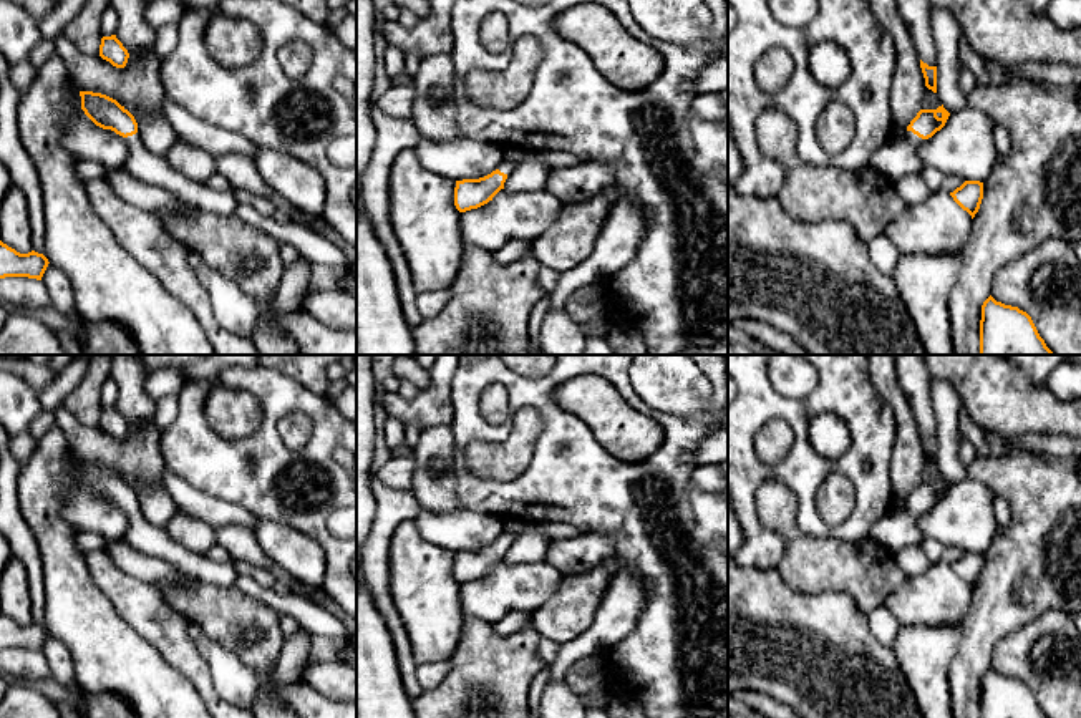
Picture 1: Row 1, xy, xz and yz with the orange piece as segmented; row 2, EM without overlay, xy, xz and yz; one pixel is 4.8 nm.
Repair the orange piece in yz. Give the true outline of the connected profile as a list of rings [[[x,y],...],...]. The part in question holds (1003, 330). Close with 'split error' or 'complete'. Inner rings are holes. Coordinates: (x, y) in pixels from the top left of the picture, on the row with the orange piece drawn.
[[[990,295],[982,305],[980,355],[1053,355],[1053,352],[1026,312]]] | complete

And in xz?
[[[502,159],[496,171],[479,179],[456,181],[454,206],[459,212],[477,209],[504,189],[507,176],[514,171],[516,164]]] | split error

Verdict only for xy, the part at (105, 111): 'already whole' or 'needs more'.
needs more

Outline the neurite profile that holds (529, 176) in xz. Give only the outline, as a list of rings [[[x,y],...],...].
[[[529,153],[527,158],[516,164],[514,171],[507,176],[504,191],[512,194],[539,194],[545,191],[547,174],[549,166],[534,153]]]

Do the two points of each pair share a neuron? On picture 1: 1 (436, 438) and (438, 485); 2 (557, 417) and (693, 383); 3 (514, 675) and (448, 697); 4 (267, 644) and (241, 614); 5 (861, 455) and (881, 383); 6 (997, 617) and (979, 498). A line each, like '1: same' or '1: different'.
1: same
2: different
3: same
4: same
5: different
6: different

